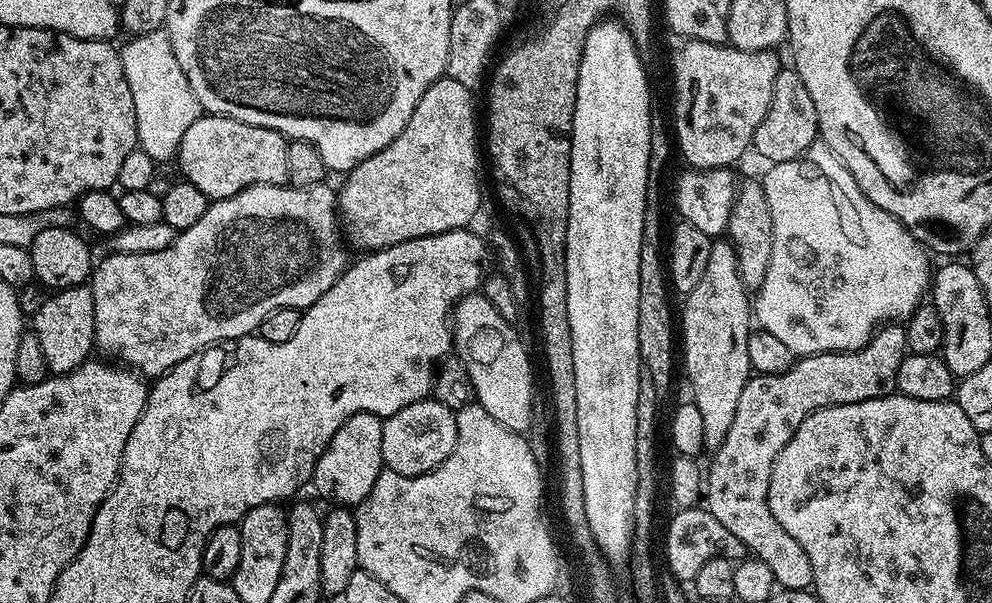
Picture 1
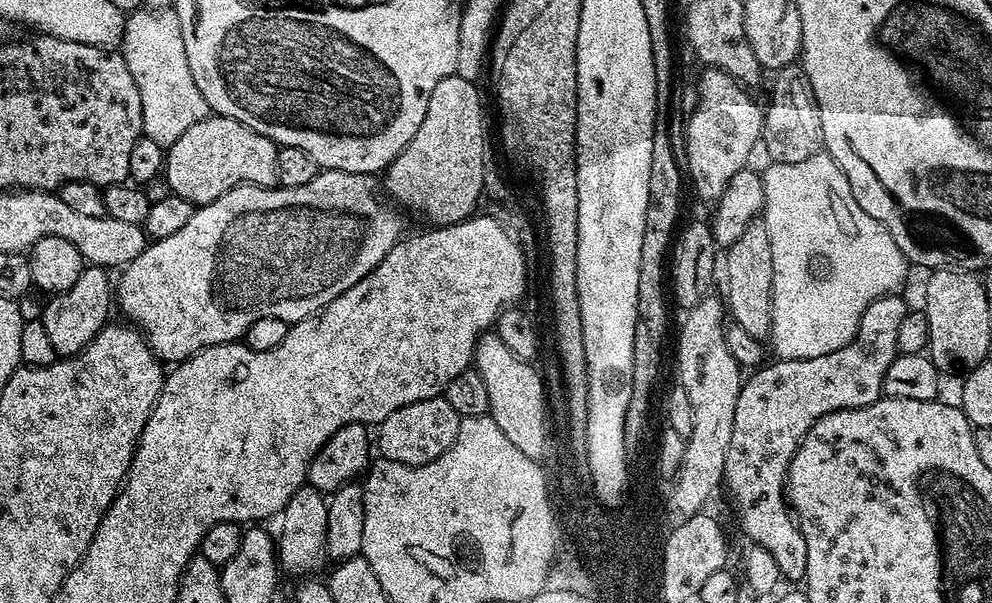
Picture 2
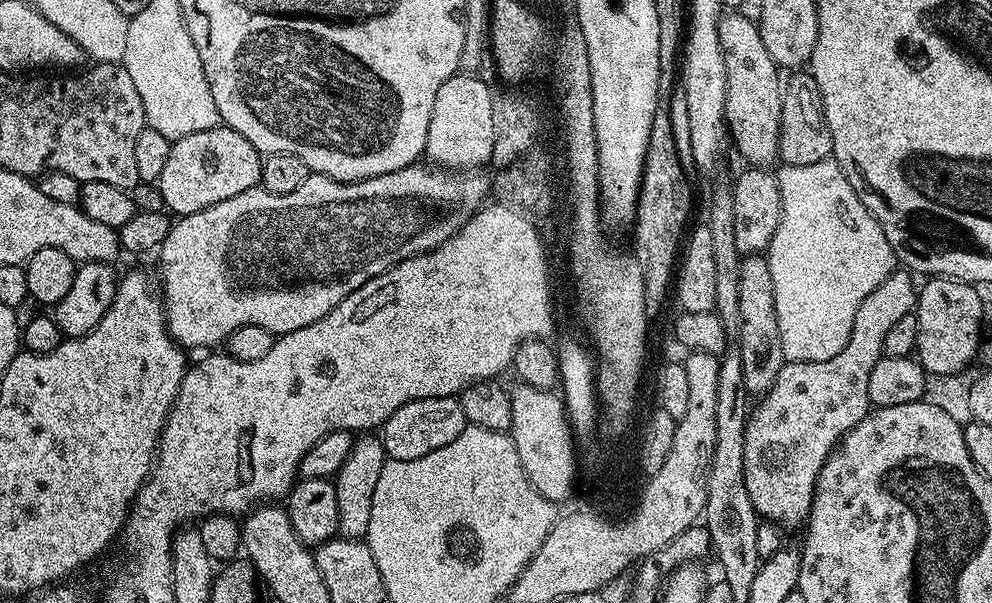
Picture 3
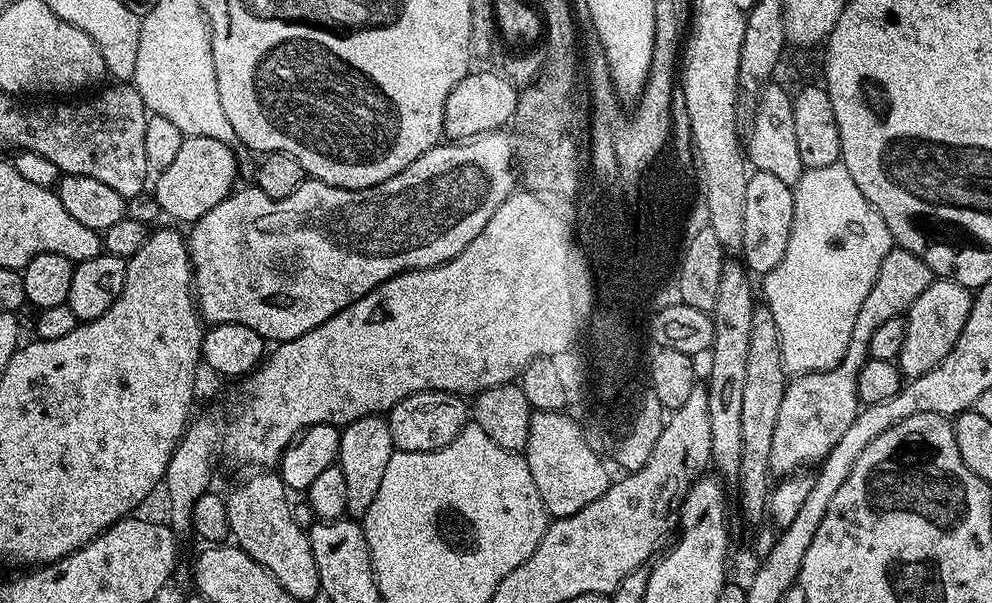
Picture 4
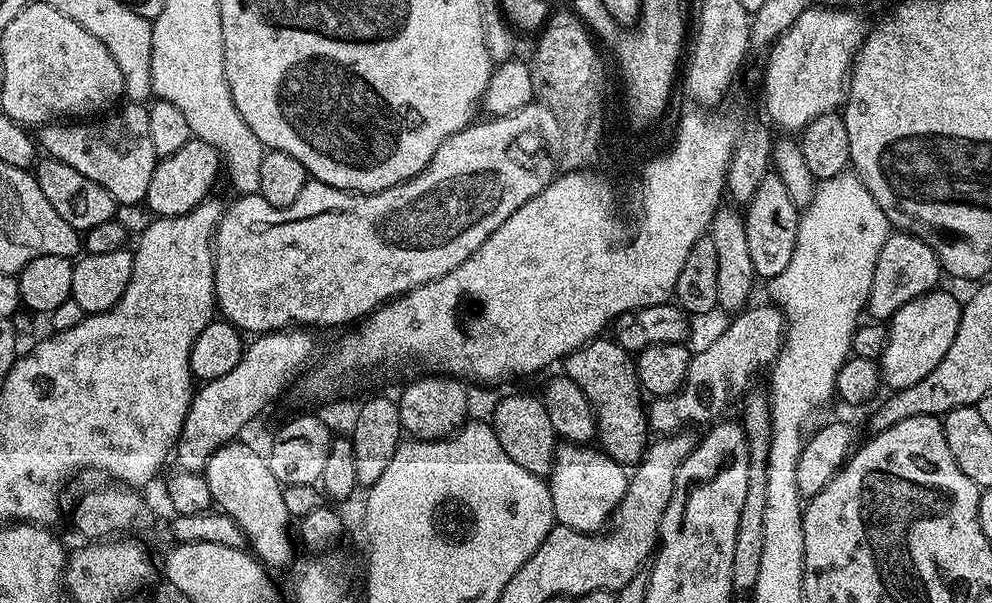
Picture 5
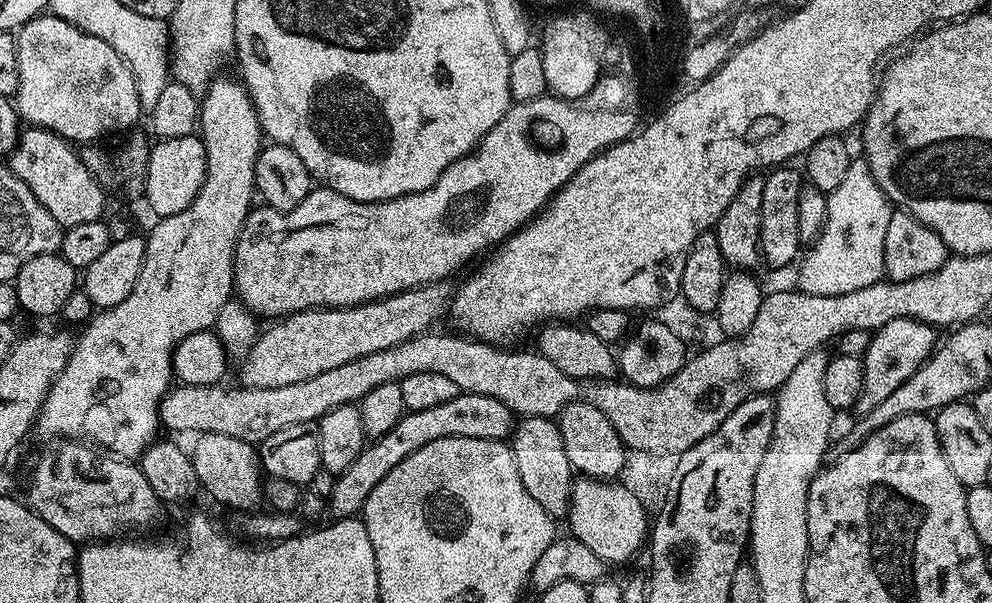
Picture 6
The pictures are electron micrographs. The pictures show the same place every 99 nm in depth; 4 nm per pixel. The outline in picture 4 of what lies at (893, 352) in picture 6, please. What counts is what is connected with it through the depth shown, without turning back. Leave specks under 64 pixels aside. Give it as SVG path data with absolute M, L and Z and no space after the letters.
M933 279L922 294L908 307L906 319L906 342L902 344L902 354L898 367L905 377L921 376L930 371L958 342L958 334L962 334L962 326L966 326L966 318L970 318L973 293L966 286L953 280Z

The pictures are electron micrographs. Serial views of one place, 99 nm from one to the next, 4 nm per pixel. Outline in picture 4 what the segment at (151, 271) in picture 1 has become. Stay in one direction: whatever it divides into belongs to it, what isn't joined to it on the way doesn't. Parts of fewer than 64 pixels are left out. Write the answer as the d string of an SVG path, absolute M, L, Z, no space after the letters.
M504 130L495 132L485 132L482 136L473 136L467 142L441 142L436 147L426 150L422 158L414 158L406 170L394 174L394 178L386 178L386 182L378 182L369 188L359 188L350 190L349 188L339 188L330 186L321 180L306 178L290 194L290 198L275 200L255 186L249 186L241 190L233 191L232 195L227 196L214 210L210 210L201 220L195 221L191 225L192 233L189 231L186 236L188 246L188 258L192 261L192 282L194 285L194 295L198 305L198 311L209 325L213 324L237 324L238 326L250 326L250 330L258 330L258 334L268 342L283 342L293 340L307 332L315 333L334 314L338 314L346 306L358 302L370 290L374 290L382 282L386 282L391 276L397 276L399 272L406 272L410 268L433 268L439 264L445 264L452 260L478 234L482 234L482 226L494 218L498 206L506 202L506 198L511 196L518 184L518 172L514 167L514 144L510 139L509 133Z

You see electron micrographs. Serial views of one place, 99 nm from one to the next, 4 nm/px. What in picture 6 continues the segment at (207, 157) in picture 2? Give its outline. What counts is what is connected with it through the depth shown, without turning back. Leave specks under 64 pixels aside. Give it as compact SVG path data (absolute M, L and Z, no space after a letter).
M193 134L169 140L157 139L148 153L148 173L144 176L143 195L148 196L153 217L173 216L198 194L202 182L206 179L206 146L199 135Z

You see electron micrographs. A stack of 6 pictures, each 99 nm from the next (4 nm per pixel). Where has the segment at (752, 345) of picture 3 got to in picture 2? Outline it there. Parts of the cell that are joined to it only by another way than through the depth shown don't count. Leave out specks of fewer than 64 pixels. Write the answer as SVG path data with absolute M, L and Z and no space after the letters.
M757 218L742 230L738 242L727 248L722 256L722 276L728 281L724 284L723 299L731 323L742 326L742 330L754 334L761 342L772 334L772 291L774 290L774 254L770 254L770 234L763 219Z

